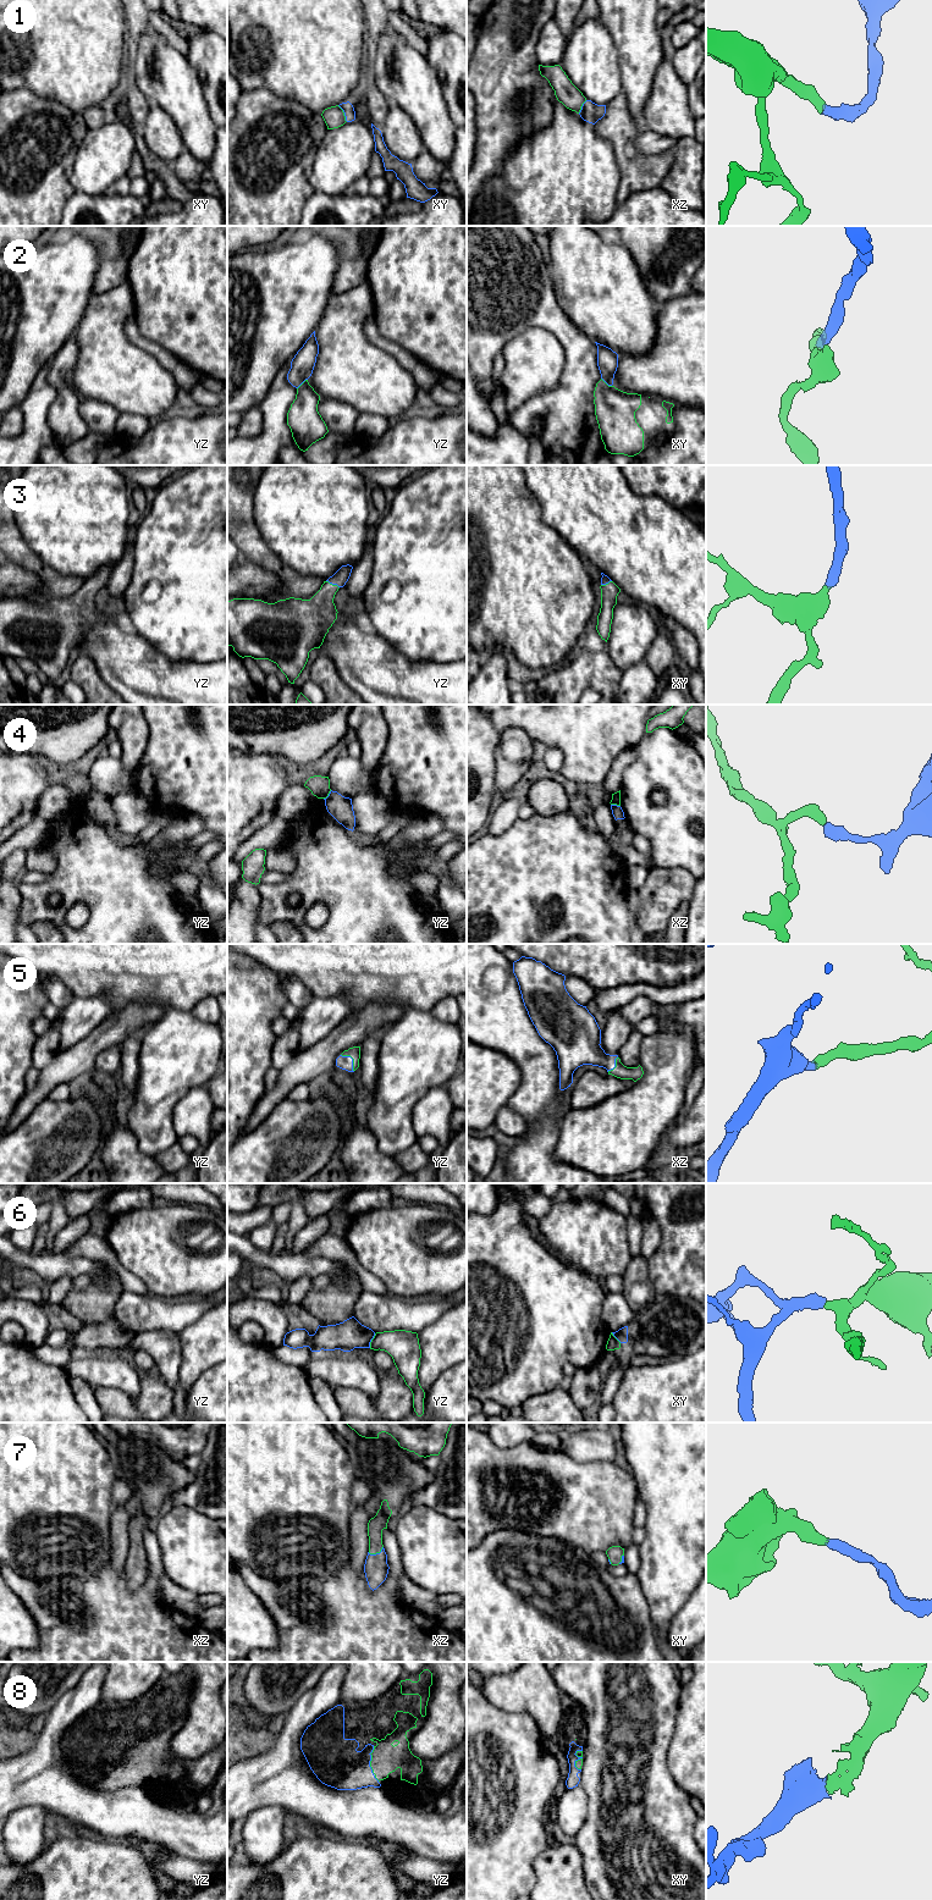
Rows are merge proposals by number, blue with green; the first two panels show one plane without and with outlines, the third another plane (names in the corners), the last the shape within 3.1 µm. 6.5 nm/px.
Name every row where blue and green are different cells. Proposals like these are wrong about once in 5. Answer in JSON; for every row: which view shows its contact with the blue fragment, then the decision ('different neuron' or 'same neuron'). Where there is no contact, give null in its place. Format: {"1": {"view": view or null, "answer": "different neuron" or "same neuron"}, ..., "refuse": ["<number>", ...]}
{"1": {"view": "xy", "answer": "same neuron"}, "2": {"view": "yz", "answer": "same neuron"}, "3": {"view": "yz", "answer": "same neuron"}, "4": {"view": "yz", "answer": "different neuron"}, "5": {"view": "yz", "answer": "same neuron"}, "6": {"view": "yz", "answer": "different neuron"}, "7": {"view": "xz", "answer": "same neuron"}, "8": {"view": "yz", "answer": "same neuron"}, "refuse": ["4", "6"]}

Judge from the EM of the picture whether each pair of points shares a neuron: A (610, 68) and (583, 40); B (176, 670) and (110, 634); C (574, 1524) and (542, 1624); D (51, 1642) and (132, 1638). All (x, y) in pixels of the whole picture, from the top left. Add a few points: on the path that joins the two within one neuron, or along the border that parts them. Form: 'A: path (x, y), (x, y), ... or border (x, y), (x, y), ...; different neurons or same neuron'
A: path (602, 61), (590, 48); same neuron
B: path (160, 670), (147, 670), (126, 650); same neuron
C: border (540, 1535), (557, 1537), (573, 1544), (589, 1555); different neurons
D: path (71, 1642), (112, 1642); same neuron

